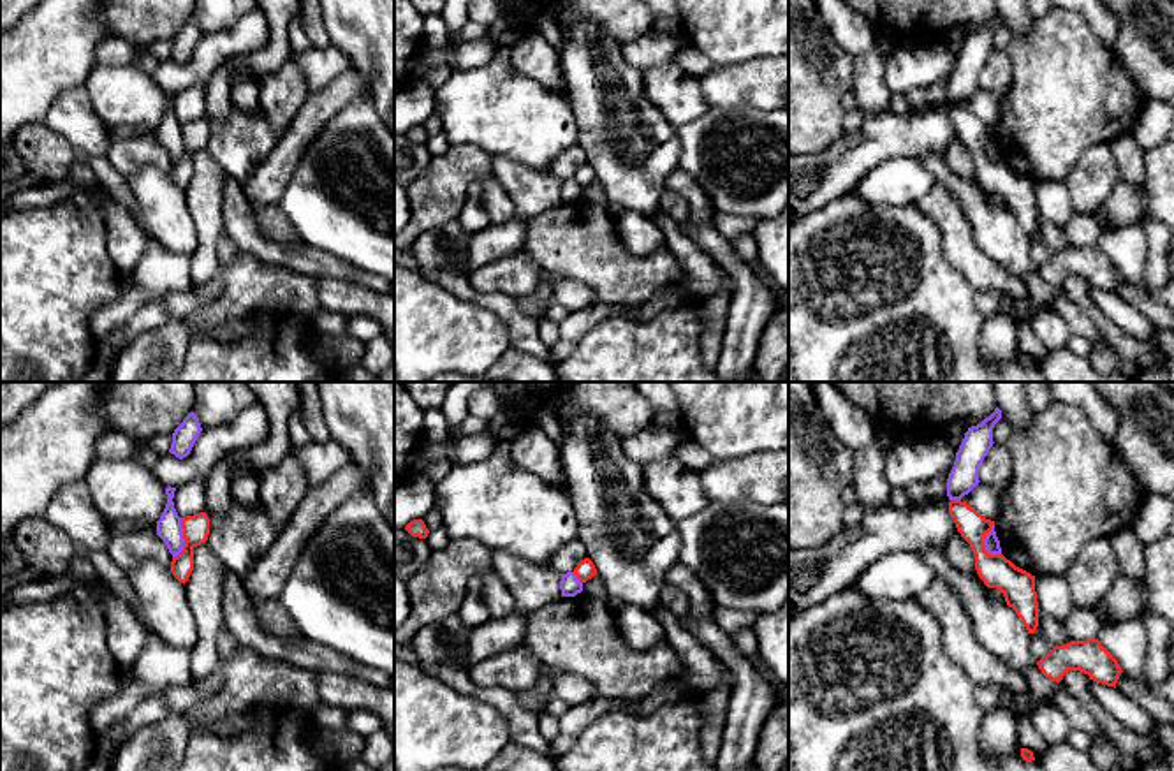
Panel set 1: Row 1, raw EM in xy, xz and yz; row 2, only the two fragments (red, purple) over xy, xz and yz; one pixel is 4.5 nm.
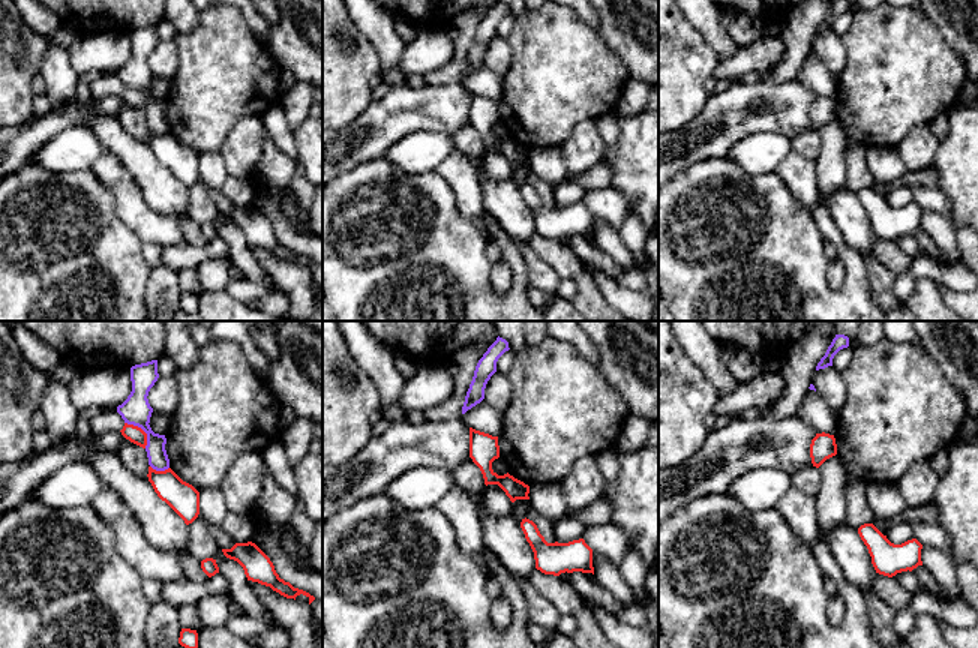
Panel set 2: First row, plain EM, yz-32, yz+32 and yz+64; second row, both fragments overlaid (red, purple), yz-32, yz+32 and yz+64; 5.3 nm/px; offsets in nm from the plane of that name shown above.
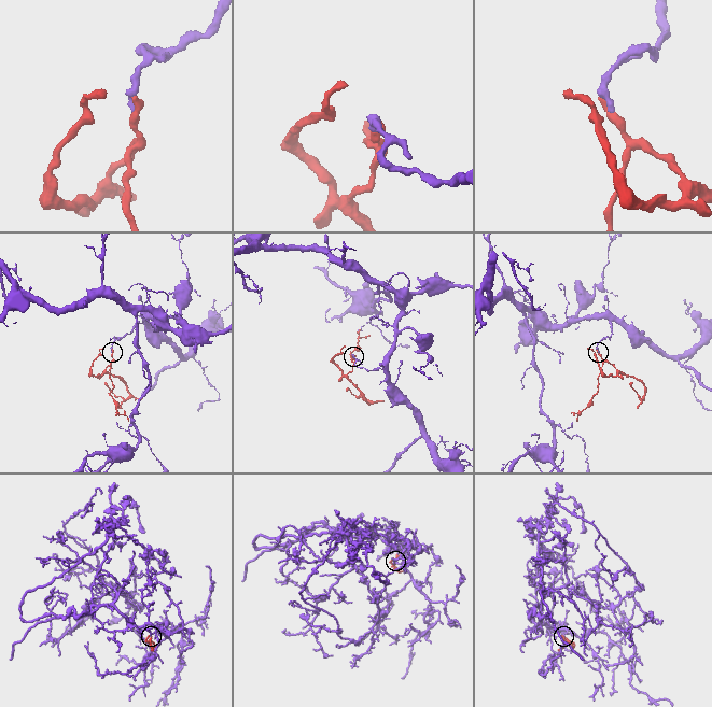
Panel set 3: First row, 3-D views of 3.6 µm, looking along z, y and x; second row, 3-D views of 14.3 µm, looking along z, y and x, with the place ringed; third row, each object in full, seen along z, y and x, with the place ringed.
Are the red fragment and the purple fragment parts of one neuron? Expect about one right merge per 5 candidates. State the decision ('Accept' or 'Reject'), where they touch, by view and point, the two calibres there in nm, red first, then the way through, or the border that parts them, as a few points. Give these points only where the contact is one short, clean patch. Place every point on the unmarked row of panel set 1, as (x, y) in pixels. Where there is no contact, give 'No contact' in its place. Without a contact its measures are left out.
Reject. Touches red at xy (183, 143). Thickness 130 nm (red) against 110 nm. Boundary: xy (180, 124), (183, 150), (173, 162)

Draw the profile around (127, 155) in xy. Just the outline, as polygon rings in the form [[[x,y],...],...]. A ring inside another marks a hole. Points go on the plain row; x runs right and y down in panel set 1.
[[[111,134],[106,158],[125,178],[146,165],[155,165],[162,171],[171,171],[172,167],[172,160],[165,148],[155,137],[137,134],[132,137],[118,137]]]

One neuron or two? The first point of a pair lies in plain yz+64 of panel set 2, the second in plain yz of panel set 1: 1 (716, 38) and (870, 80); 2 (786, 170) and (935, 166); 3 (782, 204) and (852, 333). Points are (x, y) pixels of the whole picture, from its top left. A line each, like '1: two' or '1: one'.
1: one
2: two
3: one

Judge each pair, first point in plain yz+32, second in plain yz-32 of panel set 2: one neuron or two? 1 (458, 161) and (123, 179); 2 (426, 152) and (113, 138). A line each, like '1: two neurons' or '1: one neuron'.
1: one neuron
2: two neurons

